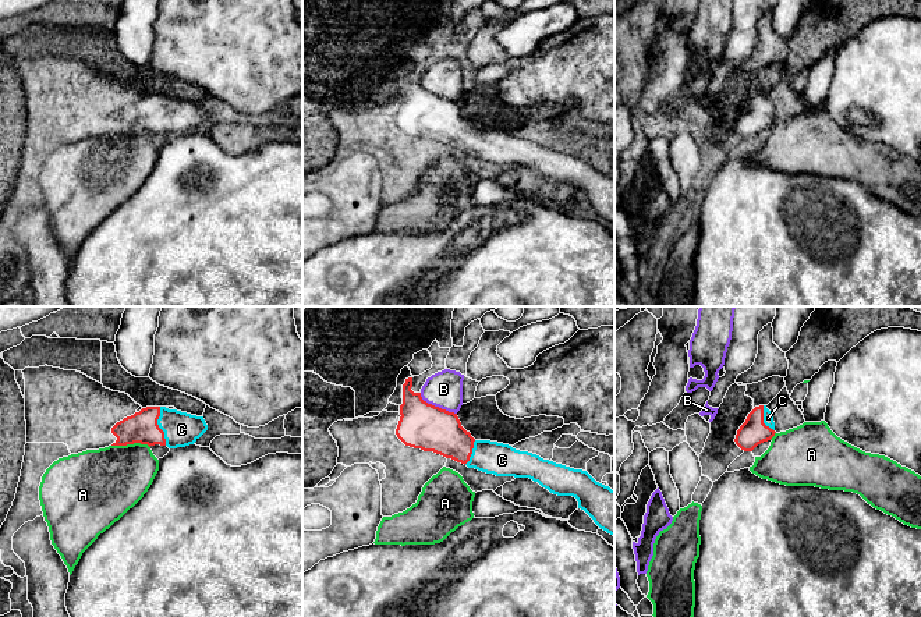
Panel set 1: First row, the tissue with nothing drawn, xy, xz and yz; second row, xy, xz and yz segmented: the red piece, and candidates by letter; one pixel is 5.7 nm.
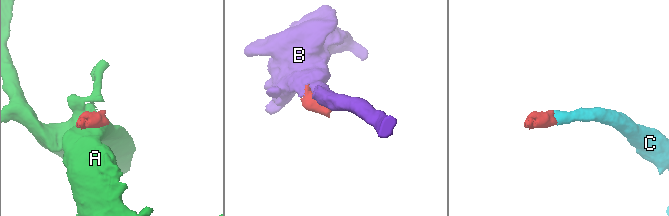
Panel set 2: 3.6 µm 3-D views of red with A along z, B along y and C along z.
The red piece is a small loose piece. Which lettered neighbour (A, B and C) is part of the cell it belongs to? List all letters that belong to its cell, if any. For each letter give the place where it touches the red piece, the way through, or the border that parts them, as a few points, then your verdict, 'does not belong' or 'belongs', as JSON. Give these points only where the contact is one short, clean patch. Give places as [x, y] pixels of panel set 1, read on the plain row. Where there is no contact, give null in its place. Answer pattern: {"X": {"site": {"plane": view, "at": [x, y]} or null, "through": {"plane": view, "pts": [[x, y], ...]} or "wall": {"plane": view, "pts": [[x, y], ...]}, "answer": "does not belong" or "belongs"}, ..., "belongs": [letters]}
{"A": {"site": {"plane": "xy", "at": [131, 131]}, "wall": {"plane": "xy", "pts": [[112, 133], [145, 131], [149, 135]]}, "answer": "does not belong"}, "B": {"site": {"plane": "xz", "at": [436, 95]}, "wall": {"plane": "xz", "pts": [[420, 81], [428, 91], [456, 102]]}, "answer": "does not belong"}, "C": {"site": {"plane": "xy", "at": [158, 114]}, "through": {"plane": "xy", "pts": [[142, 114], [158, 114], [181, 117]]}, "answer": "belongs"}, "belongs": ["C"]}

